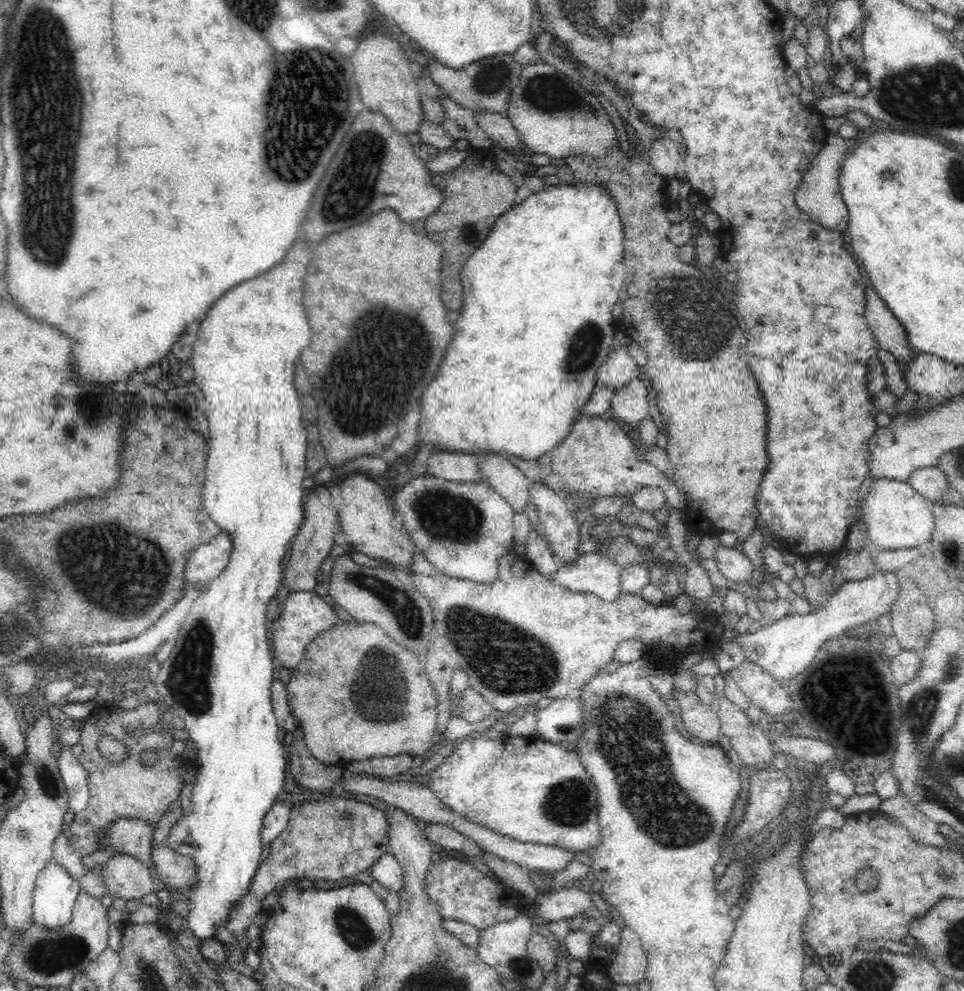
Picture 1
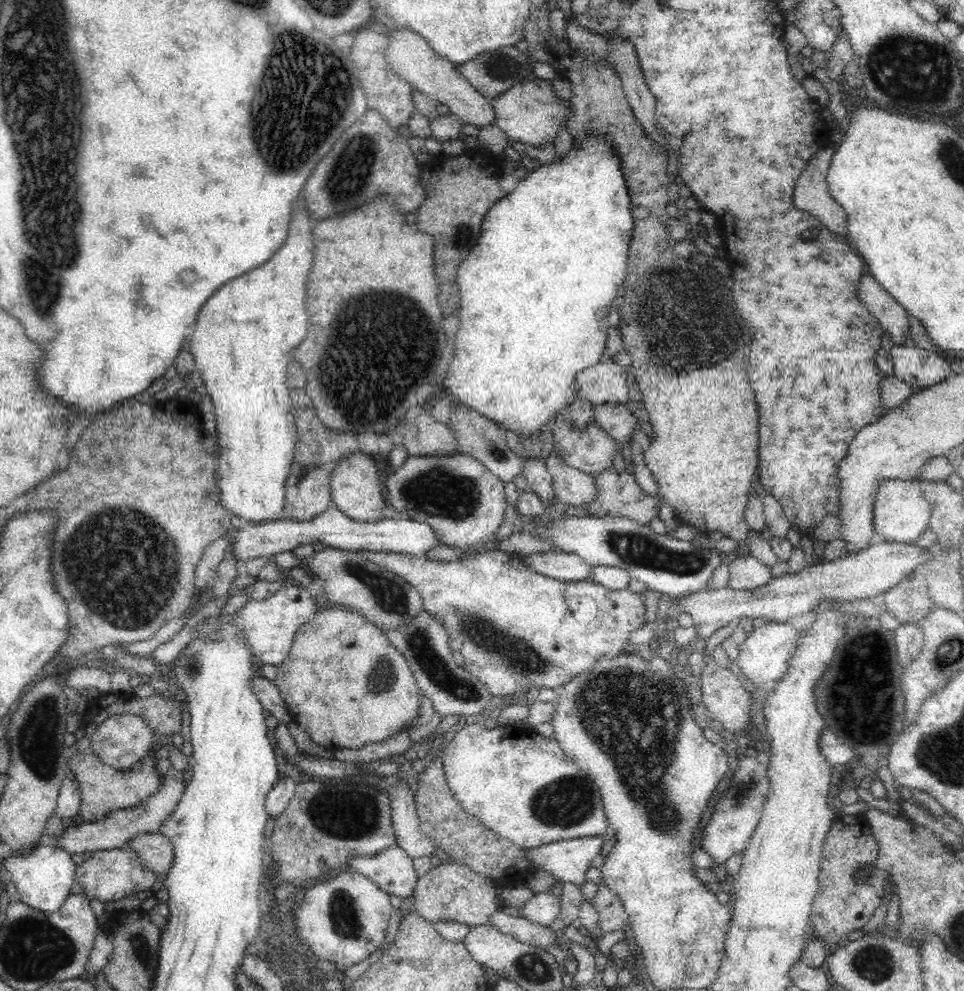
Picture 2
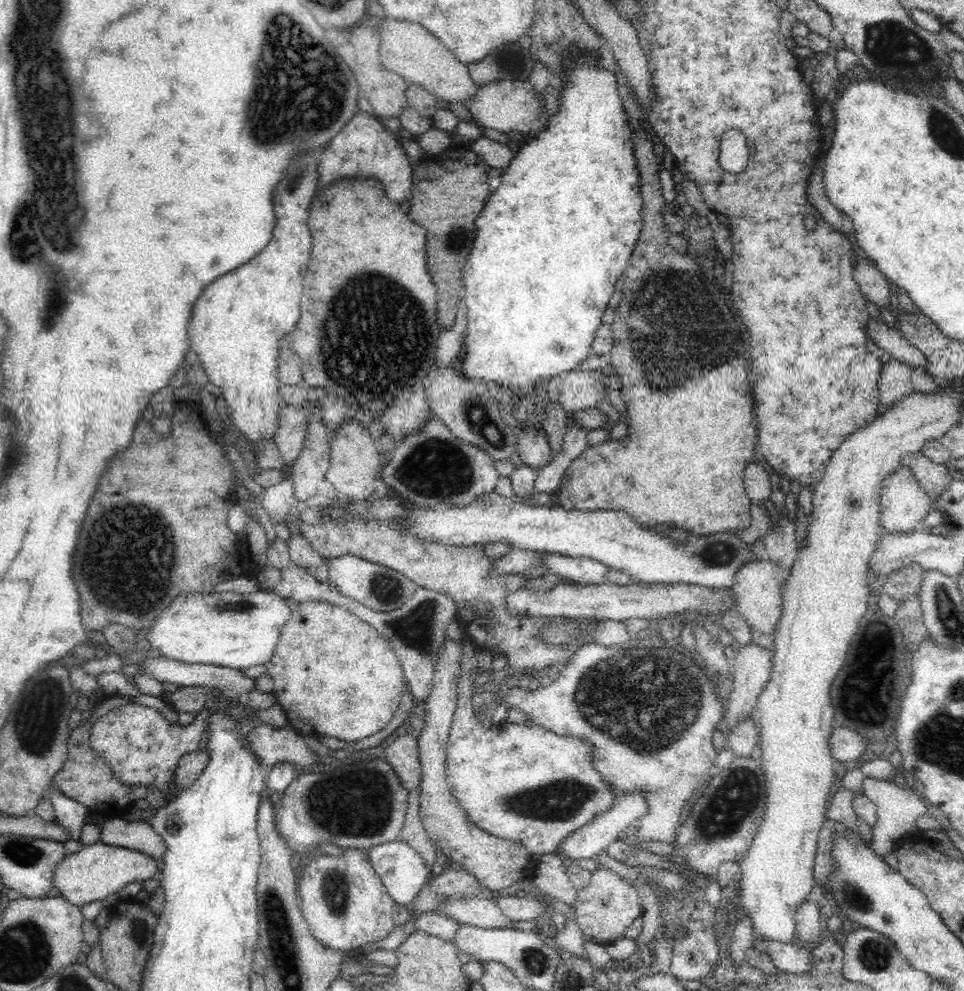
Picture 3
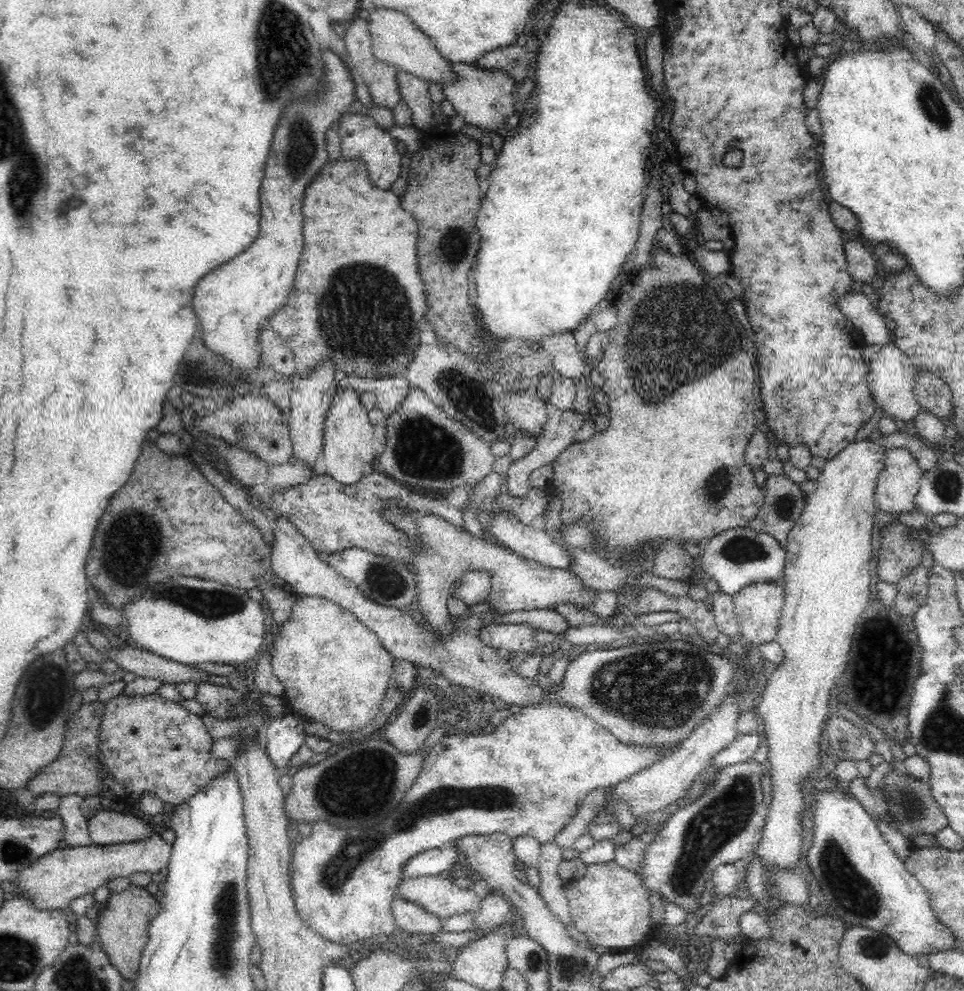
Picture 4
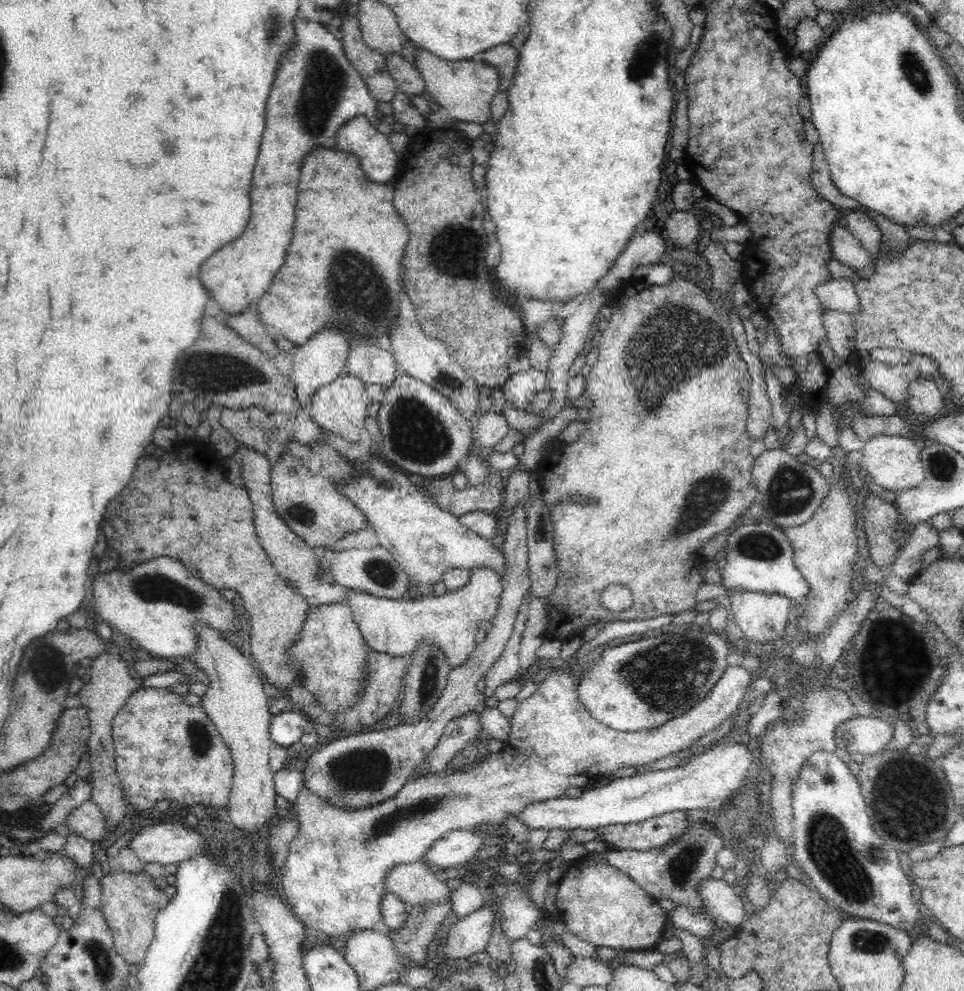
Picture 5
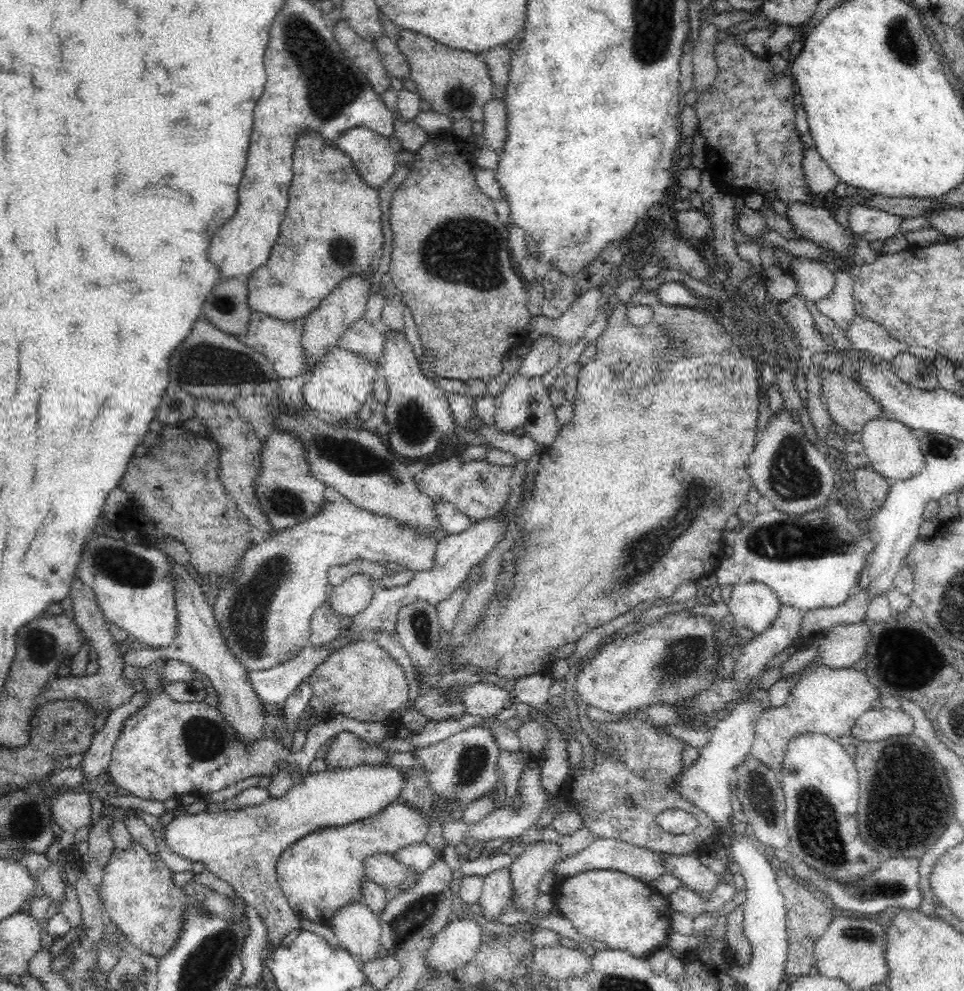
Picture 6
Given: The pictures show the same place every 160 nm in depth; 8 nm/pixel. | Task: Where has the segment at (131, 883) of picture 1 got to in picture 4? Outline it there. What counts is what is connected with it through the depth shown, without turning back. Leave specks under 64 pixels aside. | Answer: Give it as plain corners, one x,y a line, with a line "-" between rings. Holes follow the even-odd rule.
157,832
145,841
108,846
90,844
67,849
58,848
19,872
18,885
24,892
21,896
26,900
31,900
36,908
62,910
69,906
72,900
85,894
93,895
97,889
108,885
109,881
116,878
130,878
137,872
150,874
159,872
162,867
167,866
170,850
172,850
172,845
162,841

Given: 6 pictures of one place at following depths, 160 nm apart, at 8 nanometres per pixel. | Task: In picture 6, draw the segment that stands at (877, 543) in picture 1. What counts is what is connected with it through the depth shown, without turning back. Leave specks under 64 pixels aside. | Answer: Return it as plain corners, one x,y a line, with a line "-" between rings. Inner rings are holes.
889,417
869,420
861,432
861,442
872,468
884,478
908,480
922,472
924,468
924,455
918,439
913,435
913,430
900,421

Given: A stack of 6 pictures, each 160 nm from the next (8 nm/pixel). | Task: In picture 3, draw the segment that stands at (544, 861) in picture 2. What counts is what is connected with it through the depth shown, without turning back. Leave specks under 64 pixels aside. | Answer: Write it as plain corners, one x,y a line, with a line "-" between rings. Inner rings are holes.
640,793
618,795
613,800
613,805
604,814
592,819
586,826
577,828
559,846
556,846
555,854
558,858
566,856
573,862
574,867
577,867
578,861
602,854
609,844
618,839
620,832
626,830
626,827
630,824
636,824
638,818
644,816
646,812
648,812
648,805
646,805
646,799

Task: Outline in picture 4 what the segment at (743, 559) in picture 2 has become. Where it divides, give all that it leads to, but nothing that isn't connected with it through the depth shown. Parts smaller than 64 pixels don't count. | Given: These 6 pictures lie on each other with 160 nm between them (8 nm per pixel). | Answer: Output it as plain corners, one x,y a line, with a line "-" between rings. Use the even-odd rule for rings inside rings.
783,580
752,582
732,596
740,638
752,644
775,641
784,606

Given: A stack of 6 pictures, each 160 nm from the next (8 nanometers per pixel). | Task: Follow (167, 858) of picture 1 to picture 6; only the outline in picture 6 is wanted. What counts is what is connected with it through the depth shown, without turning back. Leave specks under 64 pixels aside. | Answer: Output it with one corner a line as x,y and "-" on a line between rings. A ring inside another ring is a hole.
63,791
51,803
51,816
61,828
61,839
65,847
71,846
74,835
86,827
92,818
92,805
88,793

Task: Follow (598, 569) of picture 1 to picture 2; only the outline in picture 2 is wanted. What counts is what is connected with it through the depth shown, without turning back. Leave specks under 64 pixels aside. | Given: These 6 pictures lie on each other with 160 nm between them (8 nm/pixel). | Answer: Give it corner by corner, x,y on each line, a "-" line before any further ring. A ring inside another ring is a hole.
576,553
534,554
523,558
522,563
534,572
552,577
562,583
590,581
594,576
594,567
584,562

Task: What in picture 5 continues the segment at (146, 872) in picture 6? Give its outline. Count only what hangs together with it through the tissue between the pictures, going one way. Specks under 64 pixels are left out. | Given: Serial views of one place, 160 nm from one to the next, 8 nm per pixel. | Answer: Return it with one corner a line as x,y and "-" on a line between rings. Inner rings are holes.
114,865
114,872
105,875
101,884
101,911
110,927
114,950
129,965
140,965
148,944
154,938
154,916
166,908
169,898
154,885
154,879
146,872
130,874

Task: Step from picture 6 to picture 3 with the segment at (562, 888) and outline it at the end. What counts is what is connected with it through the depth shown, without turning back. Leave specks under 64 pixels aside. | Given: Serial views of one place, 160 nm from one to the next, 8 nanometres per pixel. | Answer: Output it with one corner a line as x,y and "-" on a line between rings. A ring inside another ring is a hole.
607,868
591,873
588,885
579,890
574,910
578,927
583,934
594,936
595,940
603,944
622,939
622,934
632,921
644,913
634,885

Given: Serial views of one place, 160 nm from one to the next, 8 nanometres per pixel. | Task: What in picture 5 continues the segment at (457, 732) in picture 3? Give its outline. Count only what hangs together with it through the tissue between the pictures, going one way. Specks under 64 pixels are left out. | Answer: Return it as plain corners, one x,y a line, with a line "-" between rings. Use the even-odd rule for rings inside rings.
728,665
700,704
658,728
632,733
612,730
592,718
579,699
570,671
558,669
558,672
541,682
534,694
517,703
513,715
508,718
510,732
501,750
497,754
489,751
483,755
476,754
474,762
468,764
466,770
416,774
394,797
382,804
355,811
334,807
303,787
294,801
298,812
298,832
288,844
281,868
282,888
288,906
306,927
324,932
332,939
339,935
345,937
352,930
372,929
383,922
381,902
386,892
384,879
395,866
420,861
426,851
448,831
474,831
480,826
500,828
508,817
520,820
521,812
529,804
564,798
569,788
578,787
582,790
619,769
631,770
644,764
650,765
664,756
688,748
694,740
720,726
736,710
753,677
743,667

